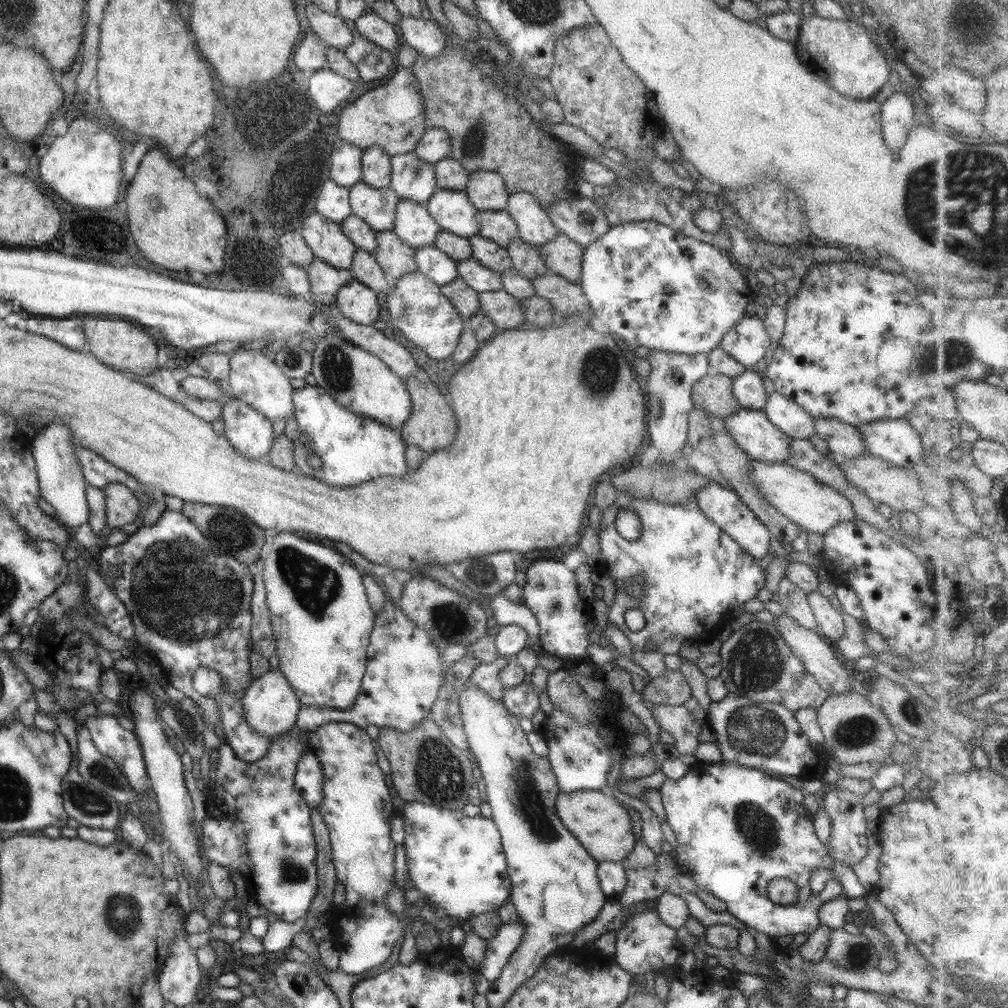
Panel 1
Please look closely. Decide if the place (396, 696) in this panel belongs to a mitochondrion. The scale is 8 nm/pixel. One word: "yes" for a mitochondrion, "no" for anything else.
no

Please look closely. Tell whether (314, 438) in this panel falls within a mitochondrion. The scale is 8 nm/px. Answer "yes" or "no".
no

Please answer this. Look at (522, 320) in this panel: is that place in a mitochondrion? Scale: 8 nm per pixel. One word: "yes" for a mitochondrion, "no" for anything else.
no

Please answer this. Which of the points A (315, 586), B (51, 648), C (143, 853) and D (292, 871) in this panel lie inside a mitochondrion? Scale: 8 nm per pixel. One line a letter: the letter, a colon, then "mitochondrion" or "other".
A: mitochondrion
B: other
C: other
D: mitochondrion

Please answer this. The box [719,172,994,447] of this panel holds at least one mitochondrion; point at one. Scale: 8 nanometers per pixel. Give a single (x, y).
(957, 354)

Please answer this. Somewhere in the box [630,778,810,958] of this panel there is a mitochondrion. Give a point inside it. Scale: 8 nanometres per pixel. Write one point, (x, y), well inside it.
(760, 830)

